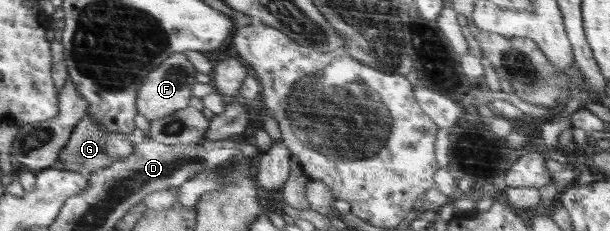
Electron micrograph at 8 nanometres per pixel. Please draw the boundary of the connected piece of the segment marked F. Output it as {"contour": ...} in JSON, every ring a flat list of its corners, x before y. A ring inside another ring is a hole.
{"contour":[[183,52,172,55,147,75,146,82,142,84,138,94,139,114,145,116,149,122,153,122,187,108,187,102,191,98,191,84,195,84,193,80,195,74,197,74,195,68,191,66,191,62]]}

